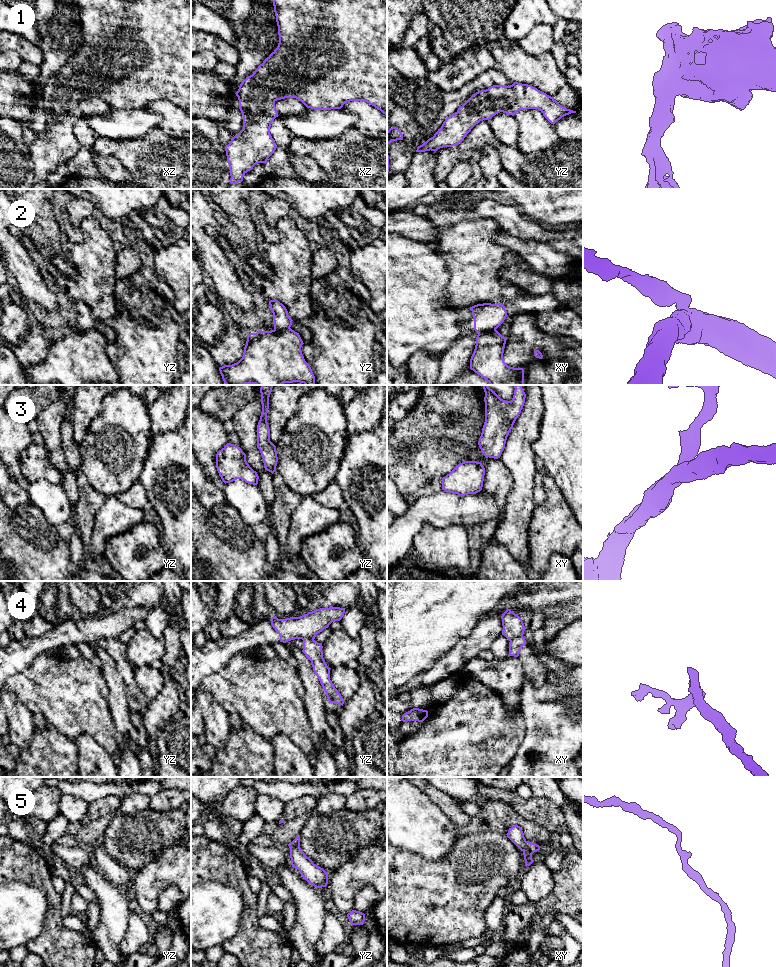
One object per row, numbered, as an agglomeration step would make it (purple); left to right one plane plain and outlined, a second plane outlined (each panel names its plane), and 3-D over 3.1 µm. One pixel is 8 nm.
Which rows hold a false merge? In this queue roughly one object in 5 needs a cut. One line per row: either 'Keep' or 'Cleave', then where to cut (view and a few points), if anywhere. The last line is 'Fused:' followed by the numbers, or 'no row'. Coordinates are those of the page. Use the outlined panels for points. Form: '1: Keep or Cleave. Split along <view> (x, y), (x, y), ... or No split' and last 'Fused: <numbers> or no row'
1: Keep. No split
2: Cleave. Split along xy (495, 329), (478, 334)
3: Keep. No split
4: Cleave. Split along xy (522, 635), (510, 641)
5: Keep. No split
Fused: 2, 4

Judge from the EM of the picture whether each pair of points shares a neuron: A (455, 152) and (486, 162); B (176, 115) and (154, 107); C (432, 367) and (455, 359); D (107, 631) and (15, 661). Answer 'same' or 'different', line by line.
A: different
B: same
C: different
D: same

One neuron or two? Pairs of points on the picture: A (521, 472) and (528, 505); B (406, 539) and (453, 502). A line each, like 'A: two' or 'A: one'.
A: one
B: one

